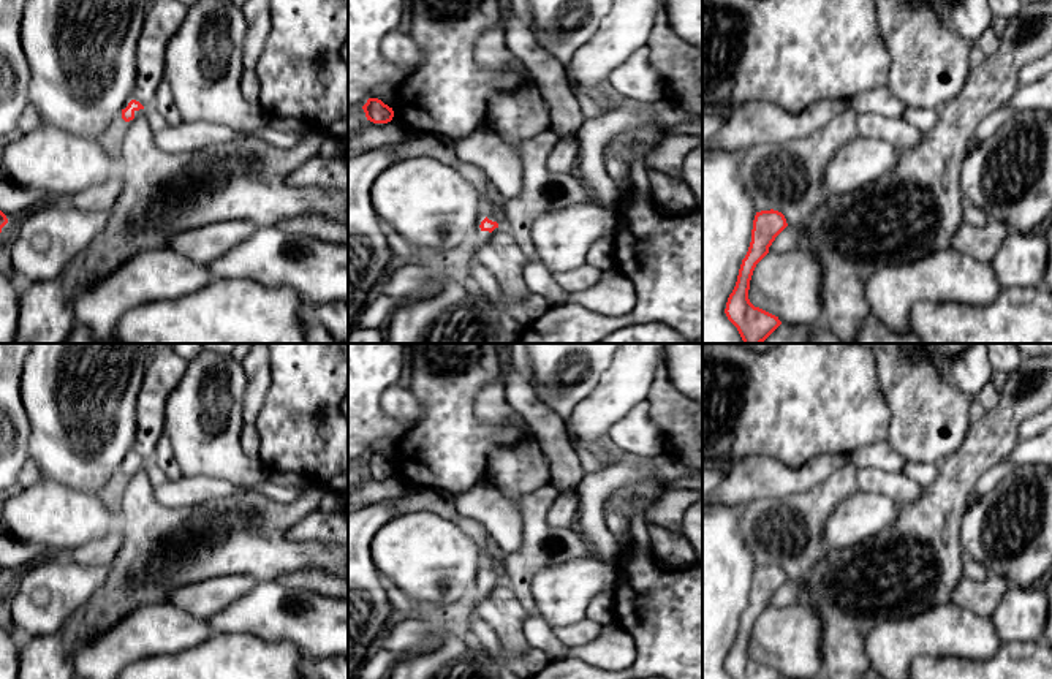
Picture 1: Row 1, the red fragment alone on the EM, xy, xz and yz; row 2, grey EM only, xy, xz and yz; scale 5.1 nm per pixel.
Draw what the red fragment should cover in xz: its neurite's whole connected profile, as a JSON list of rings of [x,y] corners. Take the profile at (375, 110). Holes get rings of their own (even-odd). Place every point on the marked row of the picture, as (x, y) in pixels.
[[[369,98],[362,109],[365,112],[367,120],[373,123],[388,123],[394,117],[392,108],[389,108],[378,98]]]

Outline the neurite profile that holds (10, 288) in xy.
[[[0,264],[0,343],[14,343],[19,326],[21,283]]]

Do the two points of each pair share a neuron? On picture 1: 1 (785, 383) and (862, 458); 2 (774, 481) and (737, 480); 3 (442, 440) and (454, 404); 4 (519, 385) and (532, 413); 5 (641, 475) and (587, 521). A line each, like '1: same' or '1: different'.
1: different
2: same
3: same
4: same
5: same

